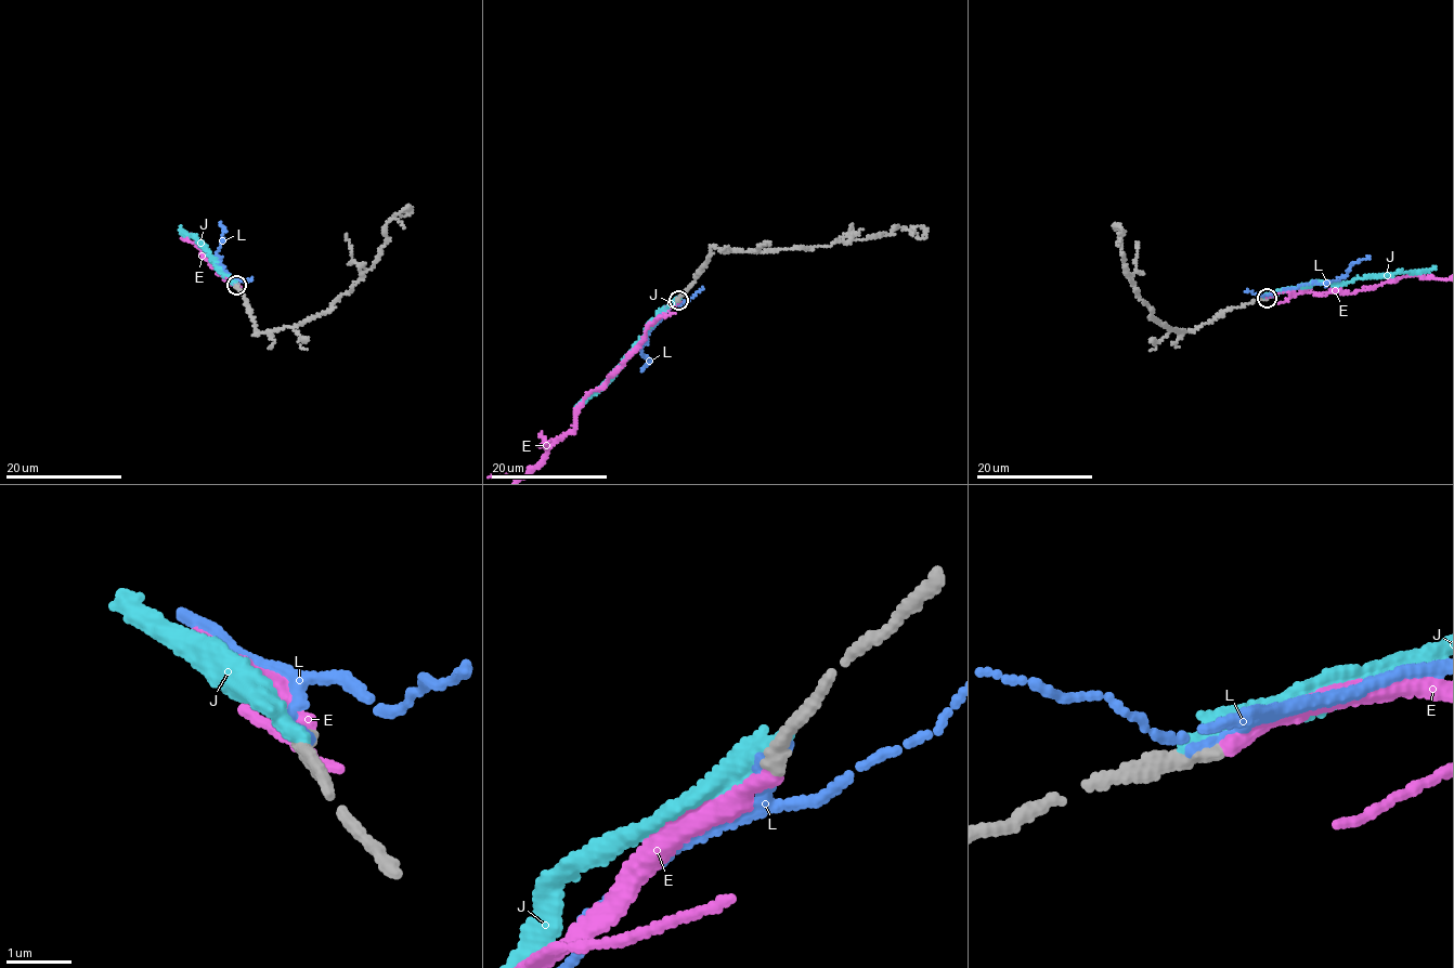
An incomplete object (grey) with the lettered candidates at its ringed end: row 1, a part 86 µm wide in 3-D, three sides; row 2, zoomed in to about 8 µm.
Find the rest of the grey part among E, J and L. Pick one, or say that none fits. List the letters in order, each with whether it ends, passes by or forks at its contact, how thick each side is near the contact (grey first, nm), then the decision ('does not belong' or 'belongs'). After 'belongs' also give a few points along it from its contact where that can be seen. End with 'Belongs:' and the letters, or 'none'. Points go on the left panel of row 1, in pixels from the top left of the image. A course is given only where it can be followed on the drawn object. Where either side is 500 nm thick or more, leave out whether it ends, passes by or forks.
E: it ends; calibres 220 and 240 nm; belongs
J: it ends; calibres 240 and 260 nm; does not belong
L: it ends; calibres 240 and 180 nm; does not belong
Belongs: E

